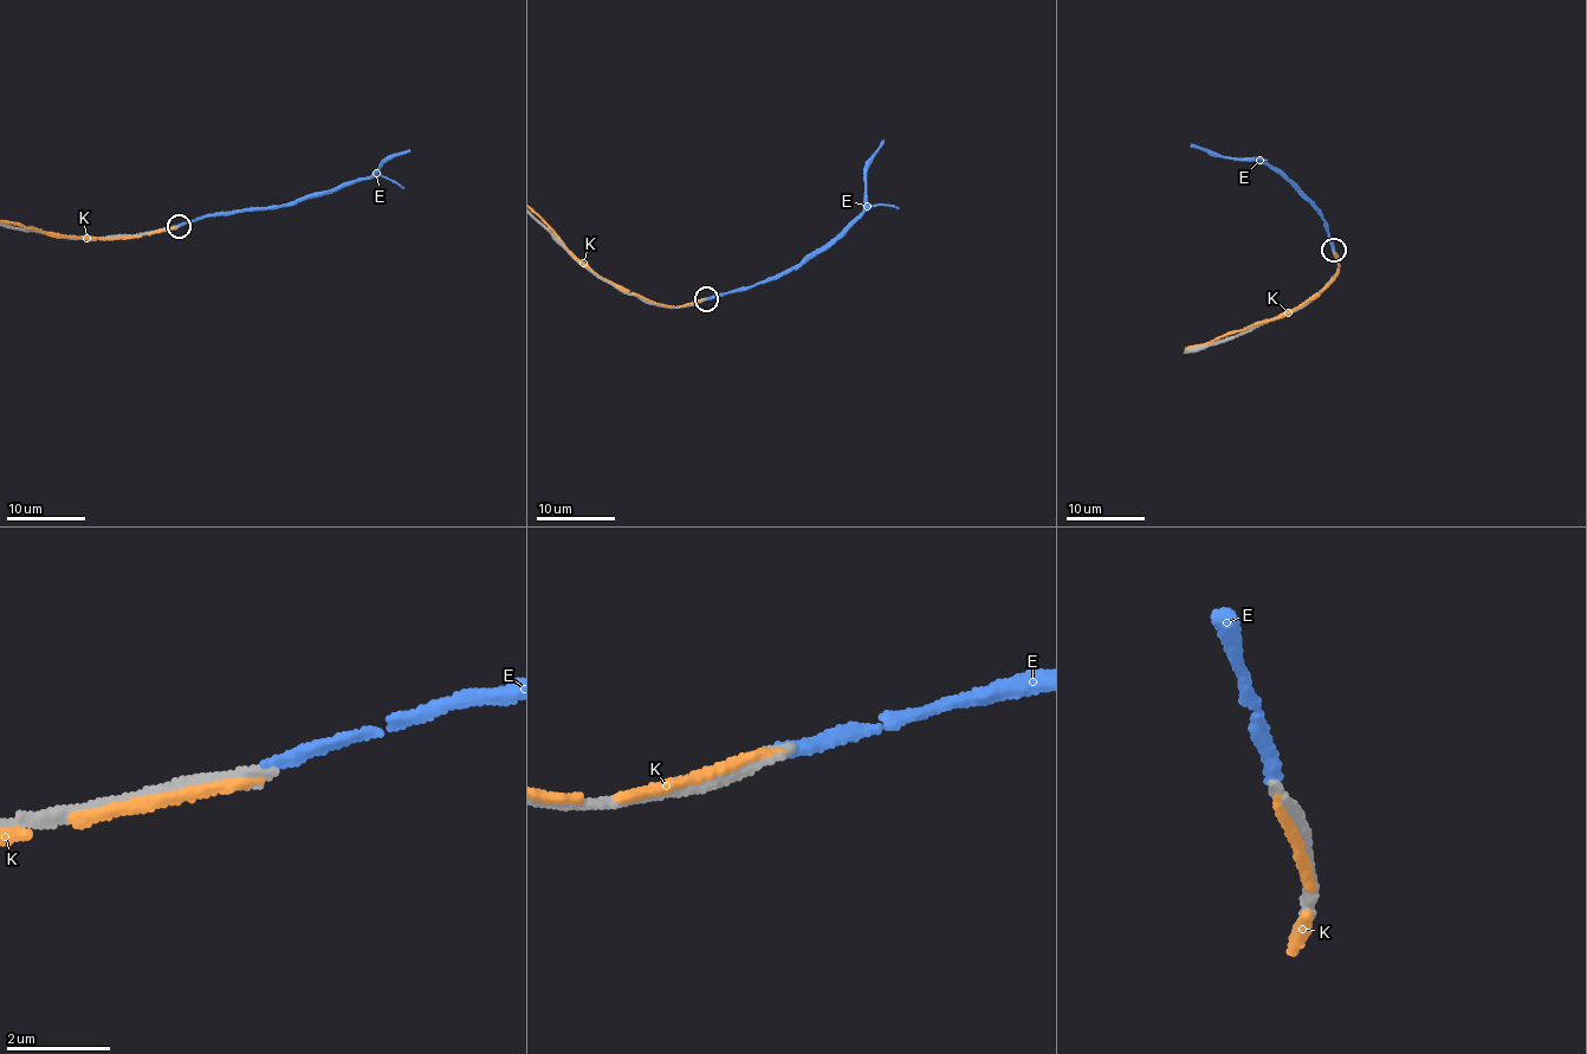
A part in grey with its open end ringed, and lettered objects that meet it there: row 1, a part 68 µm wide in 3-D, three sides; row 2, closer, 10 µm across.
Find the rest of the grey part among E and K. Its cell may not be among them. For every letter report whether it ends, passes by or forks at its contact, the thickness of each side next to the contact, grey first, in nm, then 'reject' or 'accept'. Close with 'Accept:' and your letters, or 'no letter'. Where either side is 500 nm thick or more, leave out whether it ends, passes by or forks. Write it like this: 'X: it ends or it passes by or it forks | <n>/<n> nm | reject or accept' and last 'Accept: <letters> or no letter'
E: it ends | 260/240 nm | reject
K: it passes by | 320/180 nm | reject
Accept: no letter

